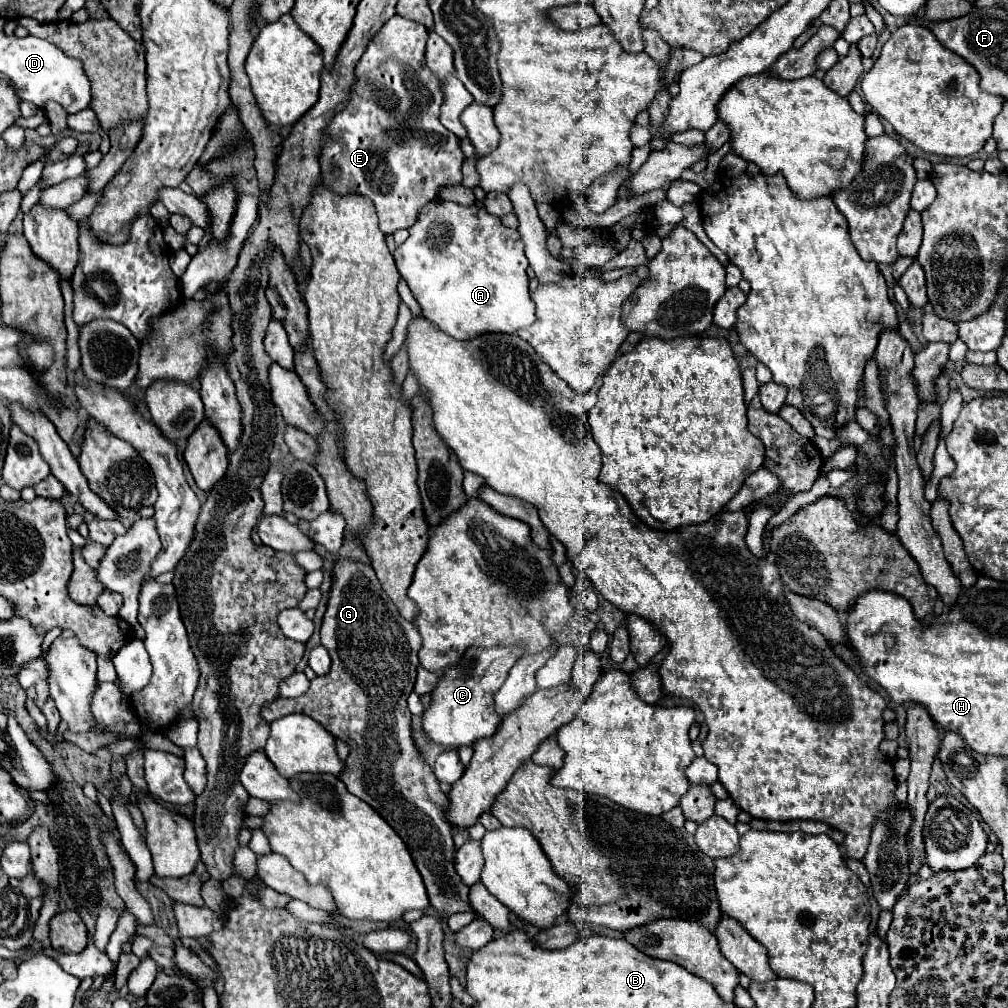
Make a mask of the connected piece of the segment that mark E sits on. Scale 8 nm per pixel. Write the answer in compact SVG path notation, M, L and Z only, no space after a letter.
M395 15L391 21L387 21L369 41L355 67L357 85L351 85L345 109L335 113L327 123L327 129L323 129L323 145L319 151L321 185L329 191L335 191L335 195L357 193L371 199L377 209L379 229L385 235L397 229L409 229L417 221L421 209L439 199L443 187L457 185L463 177L461 165L465 155L461 151L459 139L439 121L443 91L439 77L433 75L425 63L425 43L427 29L423 25L403 19L401 15Z

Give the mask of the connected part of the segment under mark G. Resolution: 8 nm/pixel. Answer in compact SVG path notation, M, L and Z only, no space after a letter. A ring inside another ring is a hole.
M339 559L333 565L333 583L321 625L321 645L333 659L331 671L315 677L309 691L301 697L275 699L263 709L263 717L275 721L293 711L305 713L337 739L349 743L351 753L345 761L347 769L341 773L341 781L397 829L397 835L409 845L429 903L445 915L473 911L467 897L469 887L459 883L453 867L453 829L443 813L449 805L447 795L439 789L431 767L425 765L411 737L407 697L415 685L421 635L413 623L399 615L393 601L381 589L371 565L353 559Z

